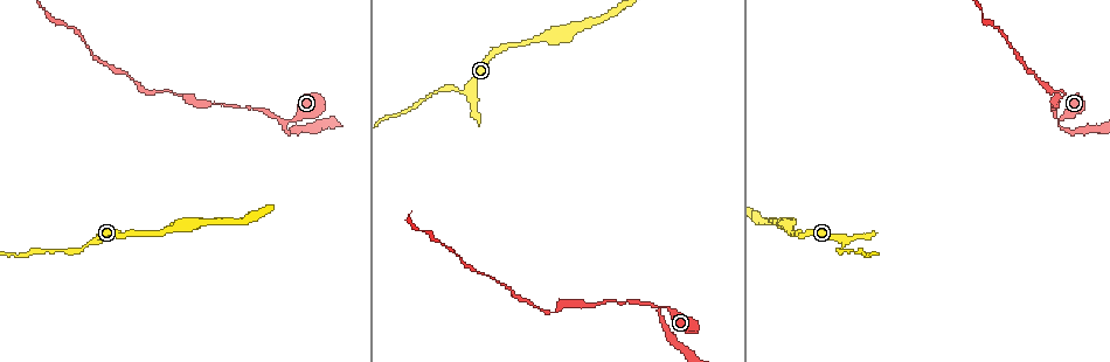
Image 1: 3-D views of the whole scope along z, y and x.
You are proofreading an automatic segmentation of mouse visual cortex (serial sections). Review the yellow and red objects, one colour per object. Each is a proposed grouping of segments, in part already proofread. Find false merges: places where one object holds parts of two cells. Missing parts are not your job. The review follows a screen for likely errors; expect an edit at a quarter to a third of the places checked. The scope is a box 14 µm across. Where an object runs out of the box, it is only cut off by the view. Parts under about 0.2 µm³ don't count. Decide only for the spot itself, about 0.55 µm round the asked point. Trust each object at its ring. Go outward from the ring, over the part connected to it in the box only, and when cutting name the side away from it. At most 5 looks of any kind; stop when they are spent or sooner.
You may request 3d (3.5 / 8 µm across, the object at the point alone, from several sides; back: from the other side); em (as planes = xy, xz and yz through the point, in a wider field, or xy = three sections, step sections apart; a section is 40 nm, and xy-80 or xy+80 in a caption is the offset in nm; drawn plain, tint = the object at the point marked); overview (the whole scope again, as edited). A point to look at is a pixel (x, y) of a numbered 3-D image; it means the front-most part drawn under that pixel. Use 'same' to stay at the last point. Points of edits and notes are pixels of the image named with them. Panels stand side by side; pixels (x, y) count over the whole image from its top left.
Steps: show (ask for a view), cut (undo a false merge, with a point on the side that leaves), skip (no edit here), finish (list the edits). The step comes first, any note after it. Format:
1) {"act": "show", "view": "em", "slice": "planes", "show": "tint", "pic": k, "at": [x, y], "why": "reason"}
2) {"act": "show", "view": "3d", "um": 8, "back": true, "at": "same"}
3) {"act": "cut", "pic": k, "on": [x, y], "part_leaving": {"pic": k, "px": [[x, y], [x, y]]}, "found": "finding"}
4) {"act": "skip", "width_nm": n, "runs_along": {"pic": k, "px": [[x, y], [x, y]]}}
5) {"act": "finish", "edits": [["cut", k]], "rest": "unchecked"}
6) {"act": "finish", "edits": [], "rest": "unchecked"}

{"act": "show", "view": "3d", "um": 3.5, "pic": 1, "at": [663, 307], "why": "arms part here"}

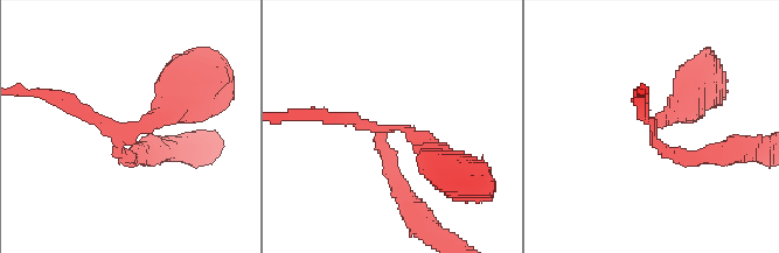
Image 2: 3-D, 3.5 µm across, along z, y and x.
{"act": "show", "view": "em", "slice": "xy", "step": 5, "show": "tint", "pic": 2, "at": [653, 130], "arms": 3, "arm_widths_nm": [150, 200, 400]}

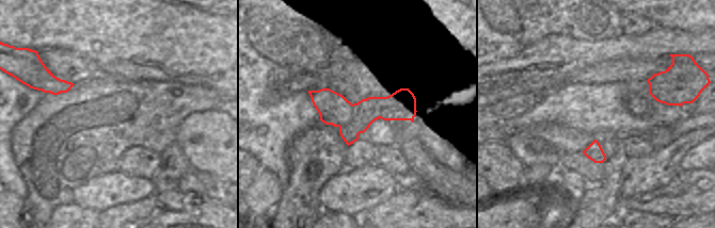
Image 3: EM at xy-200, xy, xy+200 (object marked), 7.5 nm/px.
{"act": "cut", "pic": 2, "on": [83, 114], "part_leaving": {"pic": 2, "px": [[116, 128], [55, 96], [30, 92]]}, "found": "two cells meet here"}

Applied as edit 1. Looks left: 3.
{"act": "show", "view": "overview", "why": "redraw"}

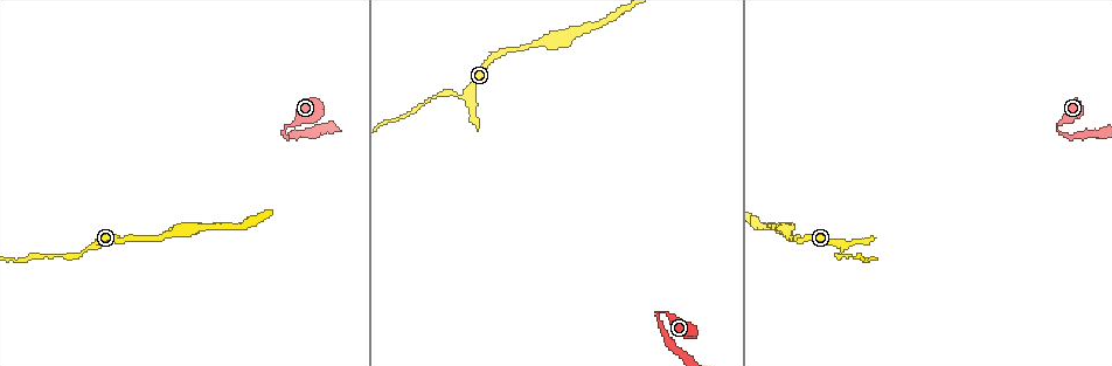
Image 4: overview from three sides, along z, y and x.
{"act": "show", "view": "3d", "um": 8, "pic": 4, "at": [843, 249], "why": "narrows sharply"}

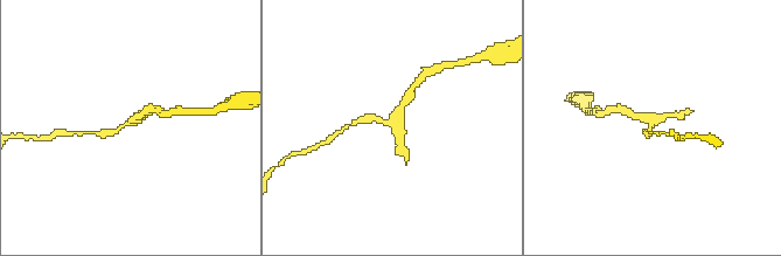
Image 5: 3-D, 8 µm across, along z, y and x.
{"act": "show", "view": "em", "slice": "xy", "step": 1, "show": "tint", "pic": 5, "at": [652, 125]}

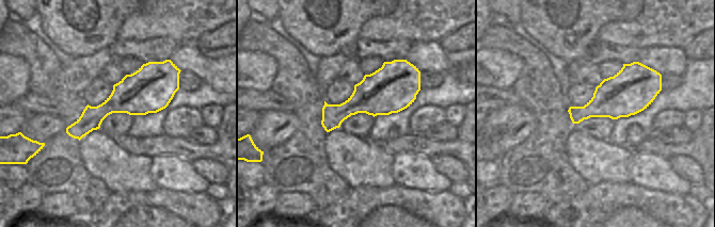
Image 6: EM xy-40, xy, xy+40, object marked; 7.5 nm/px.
{"act": "skip", "runs_along": {"pic": 6, "px": [[176, 76], [68, 130]]}, "found": "all the same cell"}

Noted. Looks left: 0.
{"act": "finish", "edits": [["cut", 2]], "rest": "unchecked"}

